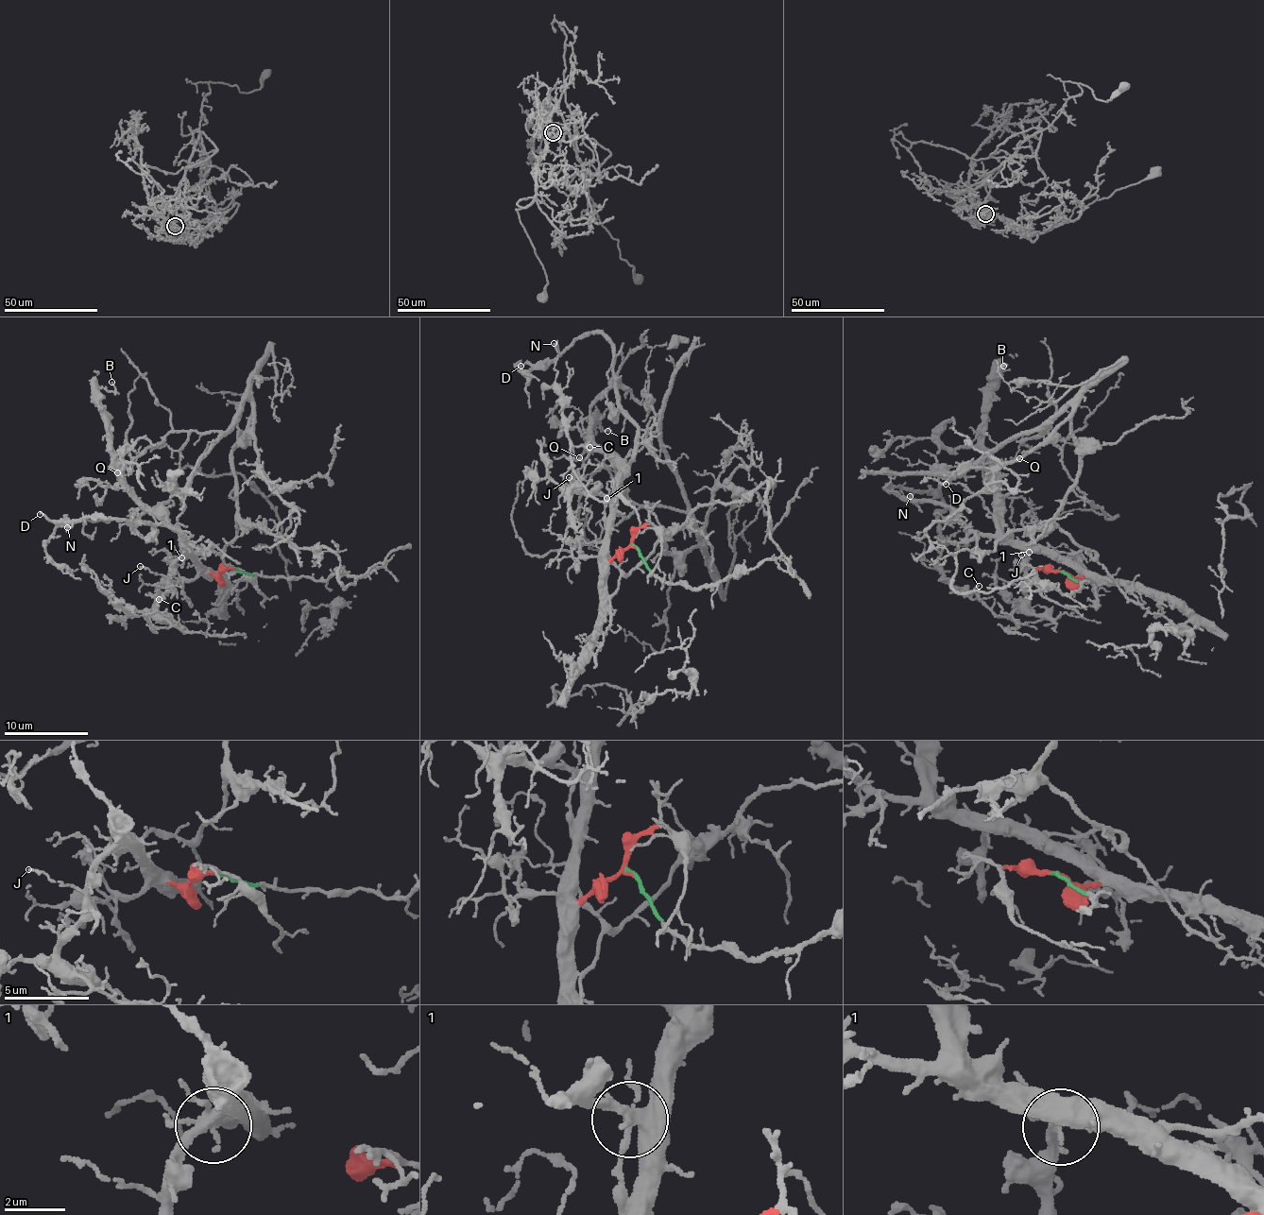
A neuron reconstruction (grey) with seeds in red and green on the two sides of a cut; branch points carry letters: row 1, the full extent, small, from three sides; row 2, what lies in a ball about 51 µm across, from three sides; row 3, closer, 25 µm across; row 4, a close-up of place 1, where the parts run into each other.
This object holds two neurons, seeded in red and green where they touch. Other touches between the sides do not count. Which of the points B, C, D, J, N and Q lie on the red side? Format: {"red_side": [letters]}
{"red_side": ["B", "C", "D", "J", "N", "Q"]}

